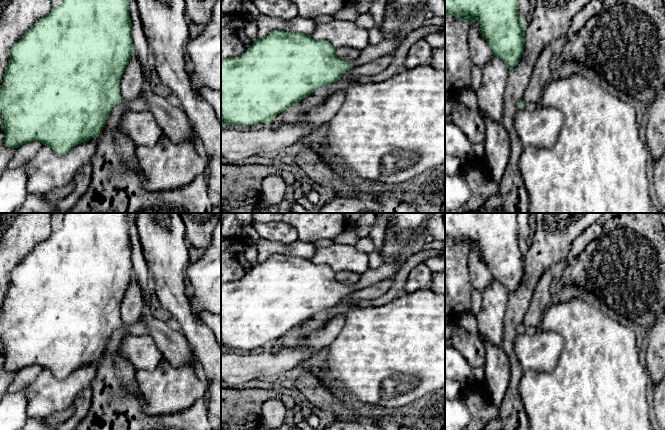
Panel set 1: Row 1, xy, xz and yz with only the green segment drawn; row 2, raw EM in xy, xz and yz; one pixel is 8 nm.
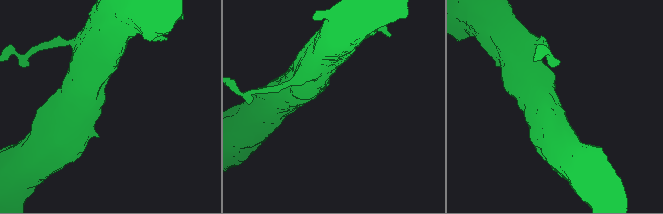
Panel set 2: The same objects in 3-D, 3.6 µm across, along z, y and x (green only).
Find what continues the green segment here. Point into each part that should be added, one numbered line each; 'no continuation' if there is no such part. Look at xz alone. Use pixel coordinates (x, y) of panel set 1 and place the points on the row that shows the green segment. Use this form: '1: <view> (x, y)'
1: xz (389, 45)

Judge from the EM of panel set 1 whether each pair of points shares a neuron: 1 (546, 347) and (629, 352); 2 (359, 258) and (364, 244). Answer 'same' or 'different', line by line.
1: different
2: different

